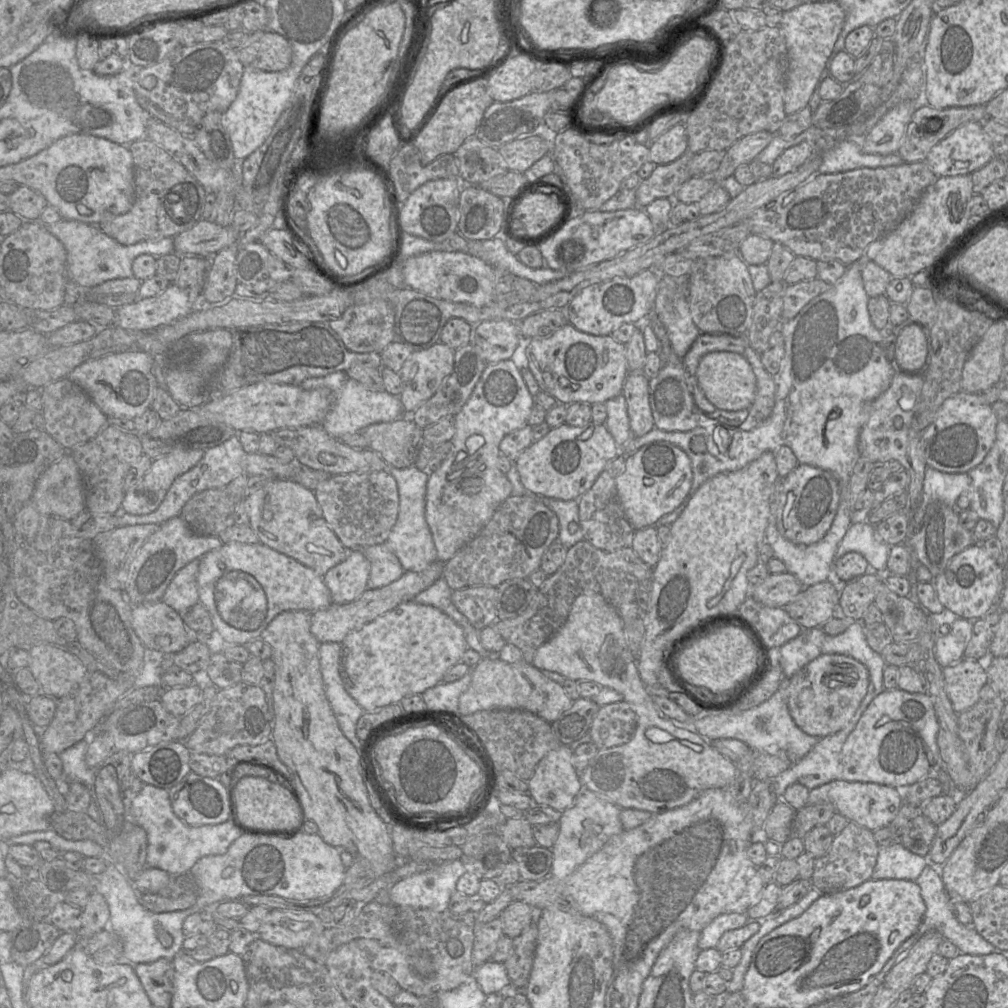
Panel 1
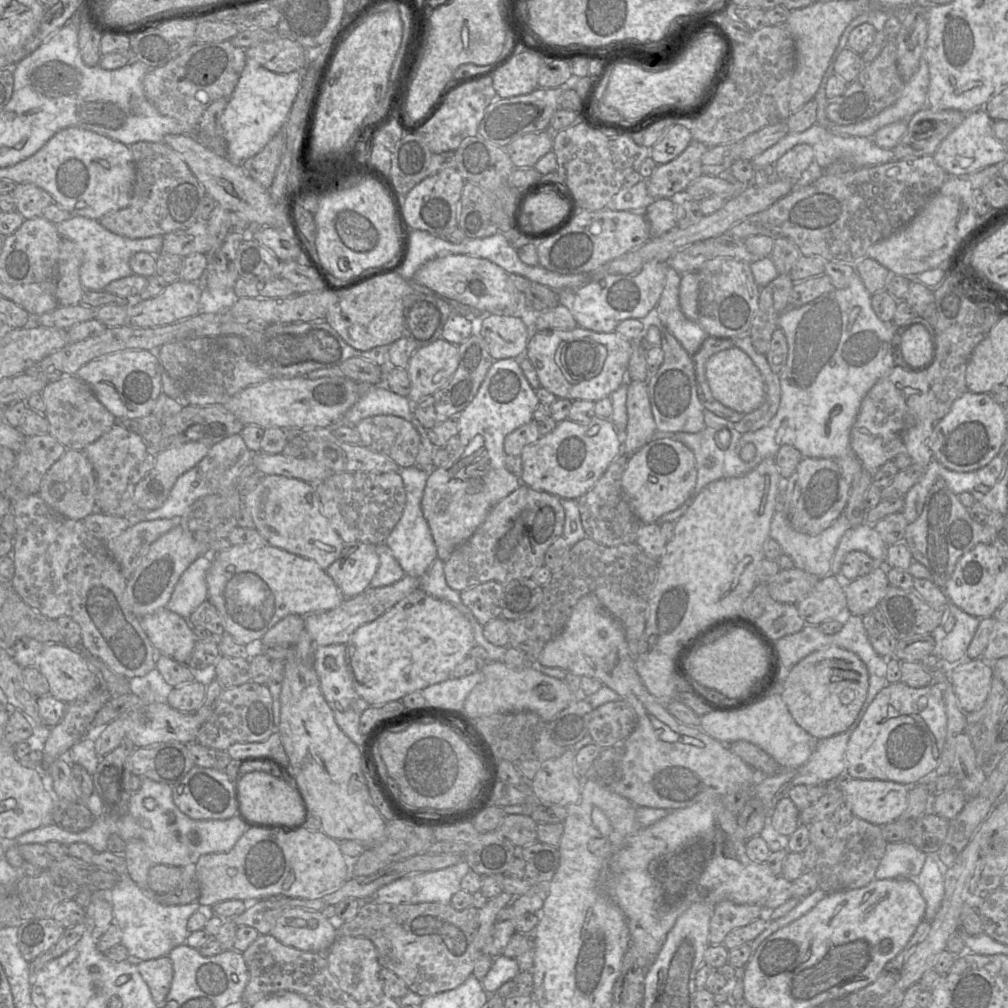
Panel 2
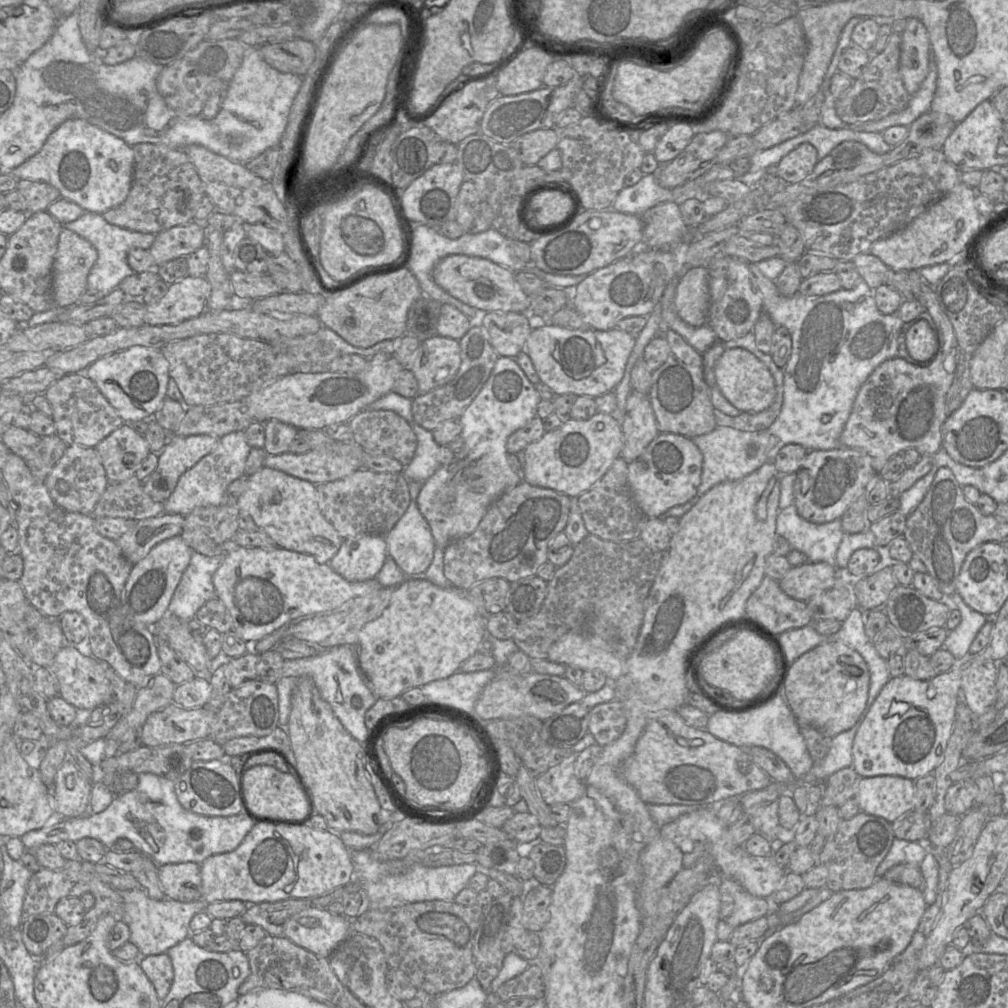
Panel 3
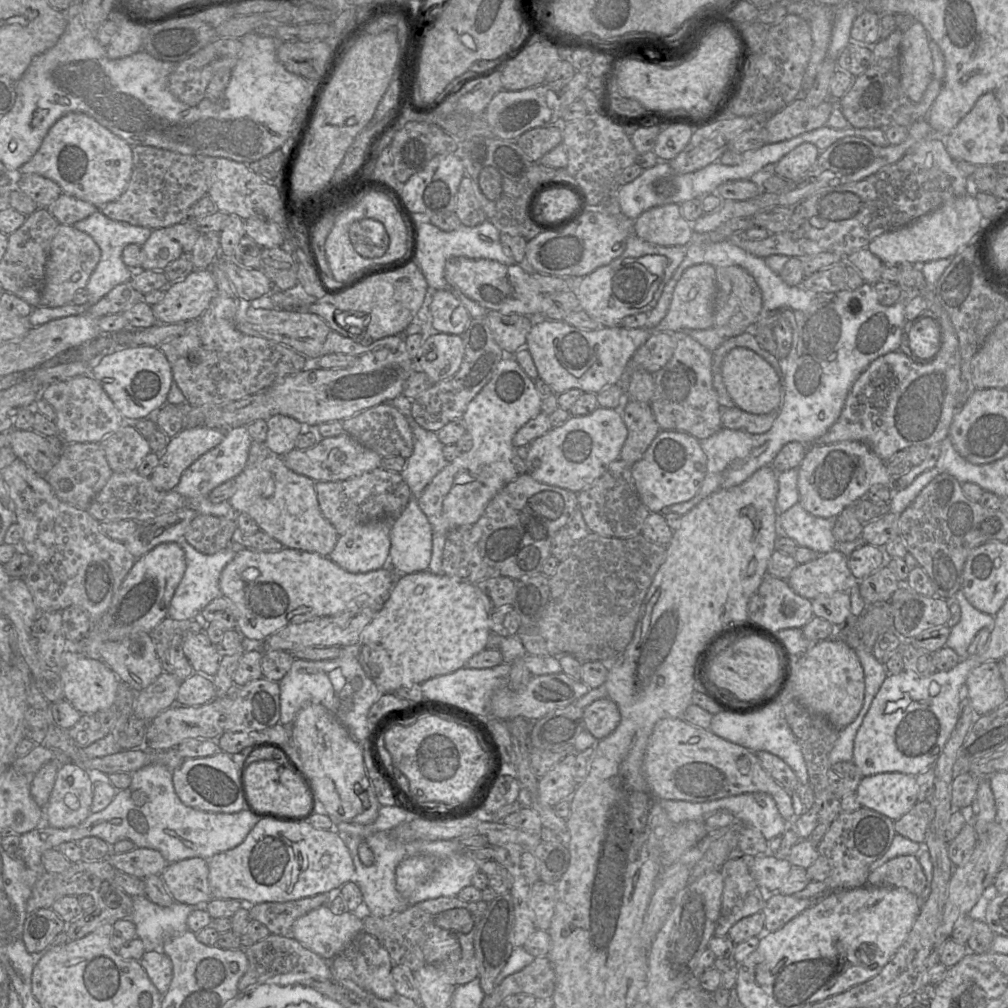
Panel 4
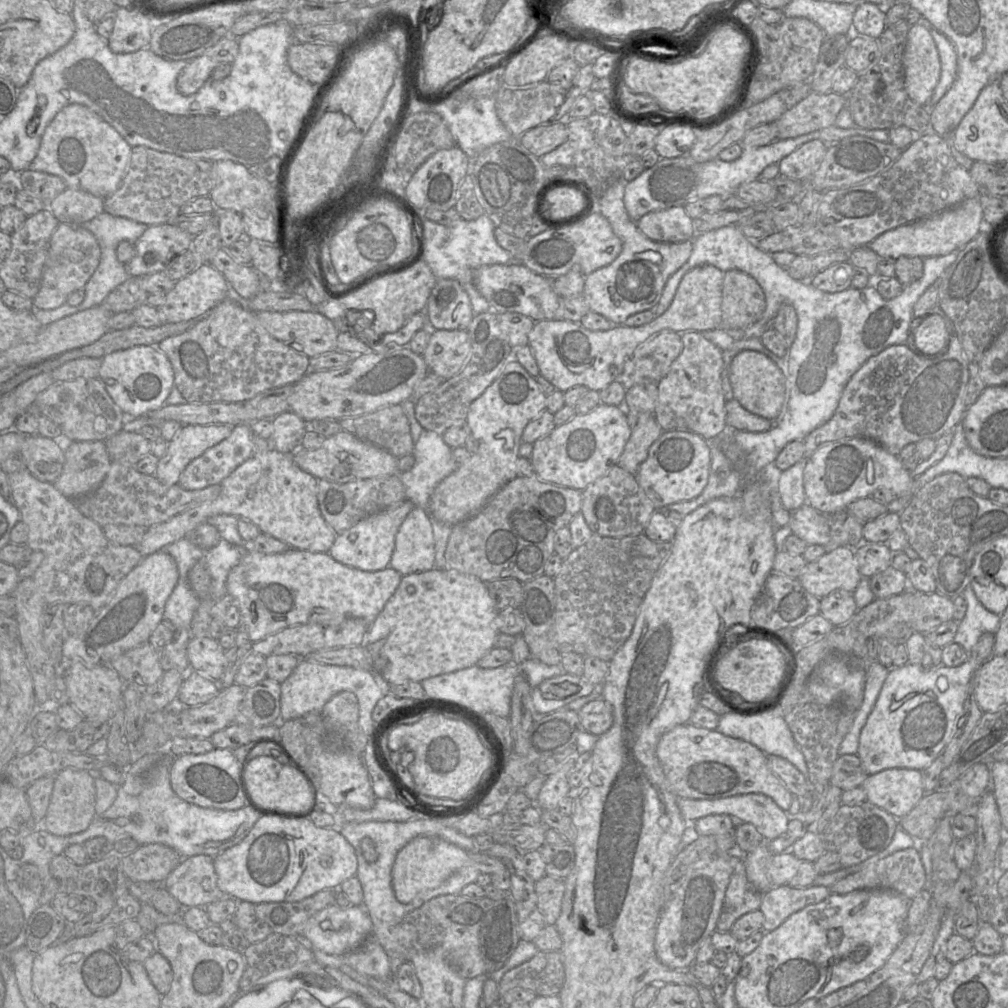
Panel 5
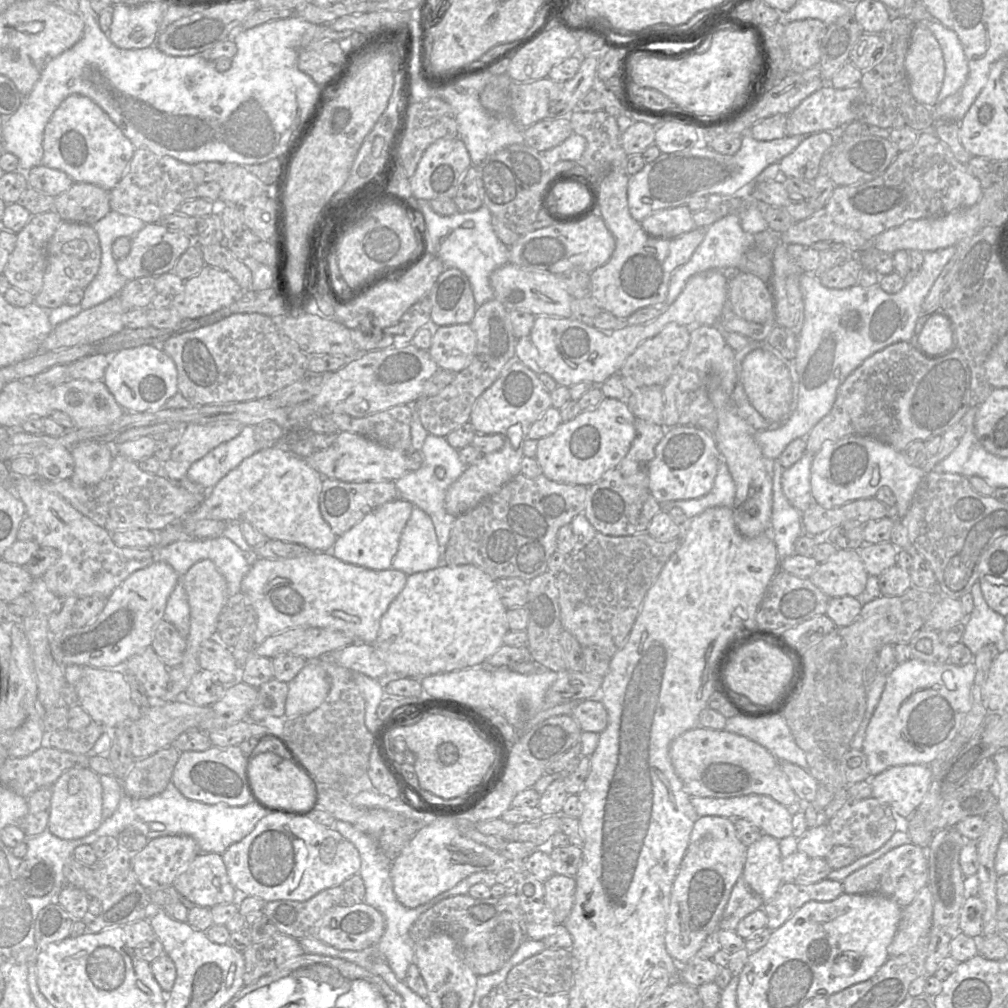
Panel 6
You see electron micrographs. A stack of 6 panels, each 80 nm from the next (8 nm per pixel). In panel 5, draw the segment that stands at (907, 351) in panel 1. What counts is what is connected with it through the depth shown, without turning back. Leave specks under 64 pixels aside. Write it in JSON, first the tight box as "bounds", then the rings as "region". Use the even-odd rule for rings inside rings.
{"bounds":[910,313,952,357],"region":[[[938,313],[924,315],[913,318],[910,334],[914,337],[917,354],[935,357],[947,348],[952,336],[952,326],[947,318]]]}

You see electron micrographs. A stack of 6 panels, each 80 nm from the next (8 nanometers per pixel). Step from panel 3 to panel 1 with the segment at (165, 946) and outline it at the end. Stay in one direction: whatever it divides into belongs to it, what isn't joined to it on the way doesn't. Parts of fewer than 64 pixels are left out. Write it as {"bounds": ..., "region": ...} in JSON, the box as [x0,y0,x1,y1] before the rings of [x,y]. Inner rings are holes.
{"bounds":[96,858,201,963],"region":[[[106,858],[106,869],[96,876],[96,892],[104,896],[107,901],[110,918],[109,929],[118,937],[122,946],[122,959],[127,962],[152,963],[160,958],[172,960],[183,951],[184,932],[182,925],[191,914],[201,911],[195,906],[186,910],[154,913],[144,908],[139,901],[139,893],[122,869]],[[164,929],[173,937],[173,944],[165,948],[160,943],[157,932]]]}

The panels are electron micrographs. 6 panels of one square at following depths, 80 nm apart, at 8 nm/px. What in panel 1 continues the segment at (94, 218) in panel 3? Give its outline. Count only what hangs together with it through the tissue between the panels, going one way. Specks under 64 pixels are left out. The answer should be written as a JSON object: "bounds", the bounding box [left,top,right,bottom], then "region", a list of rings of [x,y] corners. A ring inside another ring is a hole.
{"bounds":[45,219,174,291],"region":[[[61,219],[60,221],[46,224],[45,227],[64,245],[67,252],[68,279],[73,280],[83,291],[87,291],[108,280],[133,277],[132,263],[141,254],[161,257],[174,253],[172,237],[123,245],[102,232],[95,224]]]}

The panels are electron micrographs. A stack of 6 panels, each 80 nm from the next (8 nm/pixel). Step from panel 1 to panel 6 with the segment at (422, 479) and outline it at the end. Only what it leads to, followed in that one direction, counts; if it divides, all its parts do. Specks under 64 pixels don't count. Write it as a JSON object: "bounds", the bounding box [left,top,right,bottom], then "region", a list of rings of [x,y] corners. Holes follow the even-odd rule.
{"bounds":[391,506,442,576],"region":[[[414,506],[391,567],[409,576],[432,570],[441,563],[442,557],[432,519],[422,509]]]}

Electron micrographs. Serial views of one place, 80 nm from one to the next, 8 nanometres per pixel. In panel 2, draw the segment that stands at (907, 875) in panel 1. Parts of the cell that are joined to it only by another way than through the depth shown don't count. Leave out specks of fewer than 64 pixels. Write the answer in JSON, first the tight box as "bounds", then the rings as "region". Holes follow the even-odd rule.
{"bounds":[875,841,927,879],"region":[[[909,841],[888,843],[876,870],[875,879],[916,878],[926,858],[927,854]]]}

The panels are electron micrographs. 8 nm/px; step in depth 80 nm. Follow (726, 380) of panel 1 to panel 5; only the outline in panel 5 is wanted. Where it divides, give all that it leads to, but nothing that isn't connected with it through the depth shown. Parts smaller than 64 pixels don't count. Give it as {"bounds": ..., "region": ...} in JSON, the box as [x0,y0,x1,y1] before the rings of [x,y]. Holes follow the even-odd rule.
{"bounds":[729,351,785,421],"region":[[[741,351],[730,364],[729,381],[733,397],[747,411],[770,421],[779,417],[785,401],[785,377],[769,357],[758,351]]]}

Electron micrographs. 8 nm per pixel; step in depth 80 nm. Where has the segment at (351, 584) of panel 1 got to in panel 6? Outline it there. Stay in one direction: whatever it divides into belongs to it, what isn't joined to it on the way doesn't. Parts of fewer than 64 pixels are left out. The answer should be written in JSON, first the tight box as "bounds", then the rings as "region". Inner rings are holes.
{"bounds":[331,498,414,570],"region":[[[397,498],[383,504],[367,514],[363,520],[342,536],[337,537],[331,549],[339,560],[362,566],[371,570],[388,570],[397,554],[402,532],[411,516],[414,505],[407,500]]]}

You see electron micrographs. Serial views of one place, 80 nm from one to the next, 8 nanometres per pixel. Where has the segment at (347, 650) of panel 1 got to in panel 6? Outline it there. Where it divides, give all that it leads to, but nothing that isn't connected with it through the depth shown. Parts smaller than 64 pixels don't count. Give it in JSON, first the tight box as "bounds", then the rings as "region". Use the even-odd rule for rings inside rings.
{"bounds":[374,563,509,679],"region":[[[441,563],[432,570],[415,573],[407,577],[404,589],[390,604],[388,610],[381,618],[380,630],[374,646],[376,647],[378,656],[386,663],[388,673],[392,675],[404,675],[406,678],[422,679],[429,675],[485,665],[486,660],[503,645],[503,637],[509,631],[506,612],[507,609],[501,602],[496,581],[485,572],[472,564],[449,566]]]}

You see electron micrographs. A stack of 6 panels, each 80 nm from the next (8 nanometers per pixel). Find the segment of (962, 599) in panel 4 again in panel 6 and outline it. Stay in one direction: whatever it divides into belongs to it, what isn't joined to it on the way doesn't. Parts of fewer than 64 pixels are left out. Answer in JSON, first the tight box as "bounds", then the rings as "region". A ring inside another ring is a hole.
{"bounds":[961,582,1006,656],"region":[[[978,582],[972,586],[970,594],[973,597],[974,608],[964,621],[965,631],[961,643],[966,645],[974,656],[987,644],[1004,647],[1006,617],[987,605]]]}

